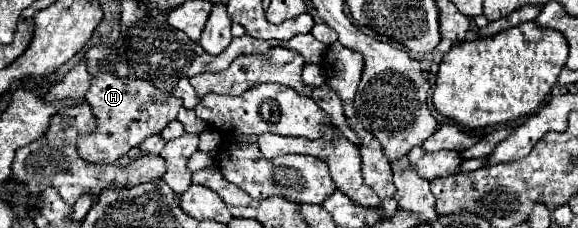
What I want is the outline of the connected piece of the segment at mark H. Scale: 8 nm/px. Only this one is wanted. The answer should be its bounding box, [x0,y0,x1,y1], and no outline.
[77,46,183,162]

